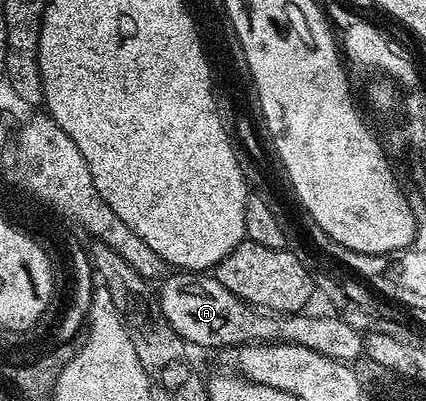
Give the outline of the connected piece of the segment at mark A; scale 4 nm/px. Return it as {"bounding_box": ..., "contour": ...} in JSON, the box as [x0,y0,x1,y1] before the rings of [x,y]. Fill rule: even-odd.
{"bounding_box":[157,271,365,363],"contour":[[[175,271],[162,278],[157,289],[157,304],[173,331],[188,346],[230,351],[240,345],[284,341],[309,347],[334,361],[355,363],[365,353],[365,337],[354,324],[342,316],[311,317],[307,311],[276,315],[270,311],[246,305],[233,291],[221,287],[214,275],[207,271]]]}

